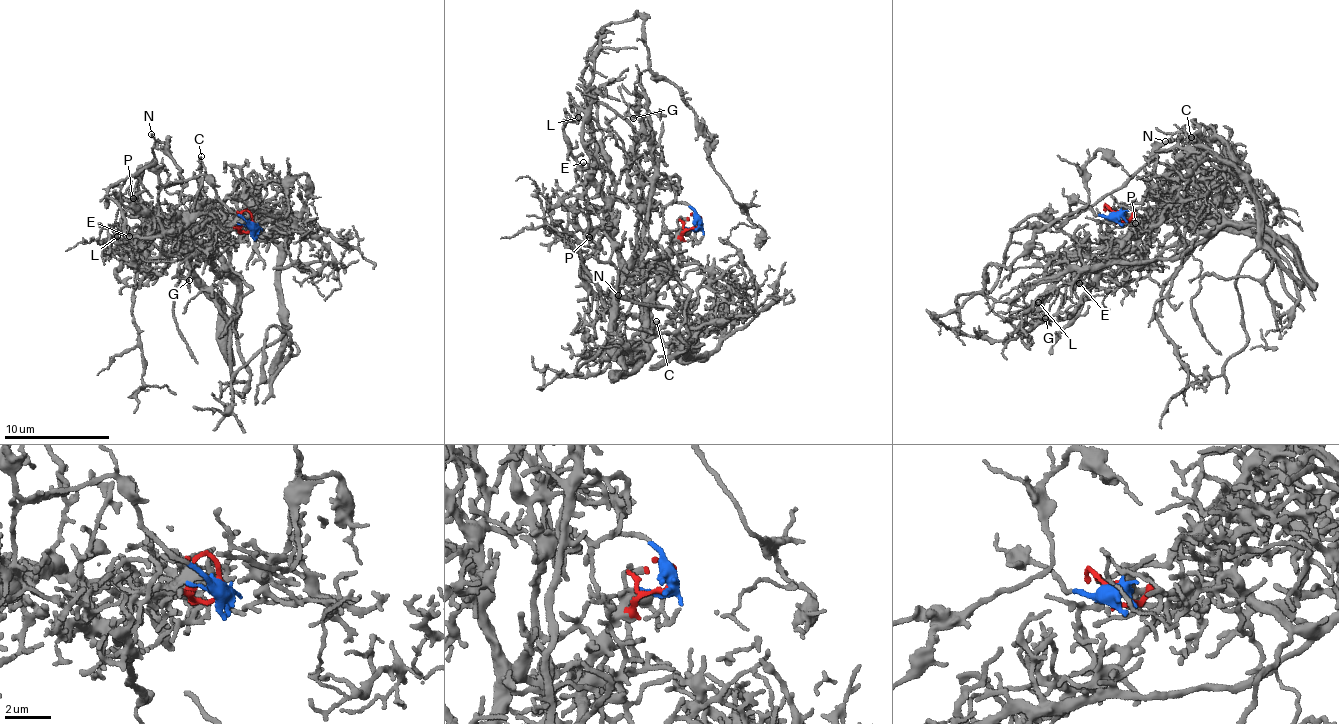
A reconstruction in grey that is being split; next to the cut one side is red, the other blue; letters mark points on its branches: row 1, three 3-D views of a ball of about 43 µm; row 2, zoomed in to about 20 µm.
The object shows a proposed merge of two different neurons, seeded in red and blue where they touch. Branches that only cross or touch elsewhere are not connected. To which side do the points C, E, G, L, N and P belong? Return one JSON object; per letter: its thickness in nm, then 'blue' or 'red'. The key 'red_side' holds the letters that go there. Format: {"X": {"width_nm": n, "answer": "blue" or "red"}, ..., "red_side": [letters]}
{"C": {"width_nm": 130, "answer": "red"}, "E": {"width_nm": 160, "answer": "red"}, "G": {"width_nm": 130, "answer": "red"}, "L": {"width_nm": 160, "answer": "red"}, "N": {"width_nm": 110, "answer": "blue"}, "P": {"width_nm": 160, "answer": "red"}, "red_side": ["C", "E", "G", "L", "P"]}

